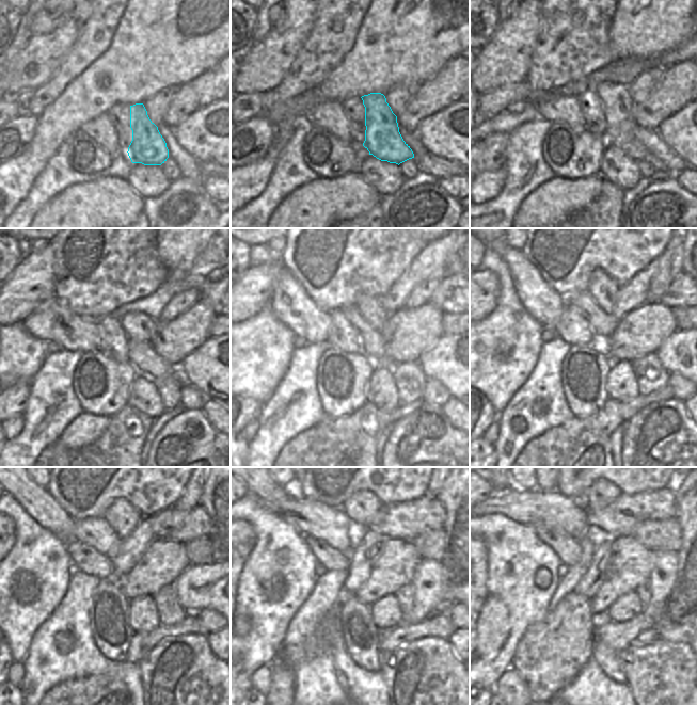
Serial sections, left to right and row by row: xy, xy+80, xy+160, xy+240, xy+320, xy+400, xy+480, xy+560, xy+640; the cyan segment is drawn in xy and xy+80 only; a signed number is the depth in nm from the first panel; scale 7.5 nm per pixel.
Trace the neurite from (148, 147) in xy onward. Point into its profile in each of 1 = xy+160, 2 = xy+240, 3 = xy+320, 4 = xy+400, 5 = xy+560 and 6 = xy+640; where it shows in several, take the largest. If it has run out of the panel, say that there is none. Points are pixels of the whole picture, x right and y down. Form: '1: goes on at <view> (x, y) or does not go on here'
1: goes on at xy+160 (616, 99)
2: goes on at xy+240 (139, 326)
3: goes on at xy+320 (370, 308)
4: goes on at xy+400 (603, 289)
5: goes on at xy+560 (363, 506)
6: goes on at xy+640 (602, 492)

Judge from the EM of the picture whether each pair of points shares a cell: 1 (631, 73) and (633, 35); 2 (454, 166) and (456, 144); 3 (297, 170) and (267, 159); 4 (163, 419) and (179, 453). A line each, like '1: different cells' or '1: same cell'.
1: different cells
2: different cells
3: different cells
4: different cells

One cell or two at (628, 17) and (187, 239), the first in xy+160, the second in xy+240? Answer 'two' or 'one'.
one

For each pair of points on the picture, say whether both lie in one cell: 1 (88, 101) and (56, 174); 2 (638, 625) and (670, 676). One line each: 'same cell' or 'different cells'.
1: different cells
2: different cells

